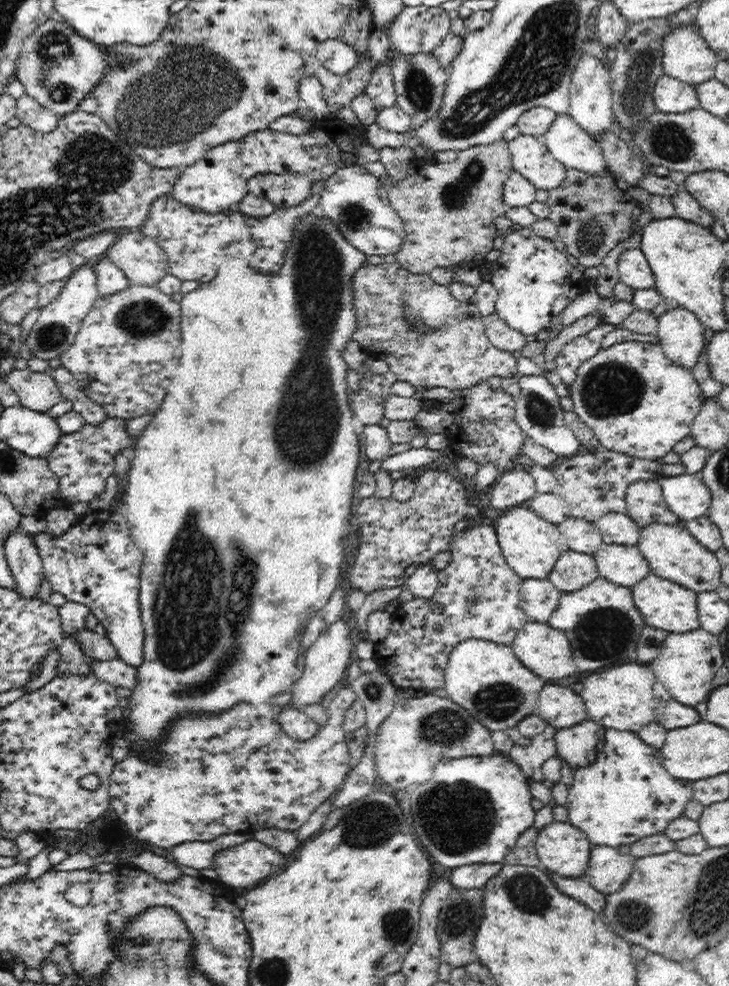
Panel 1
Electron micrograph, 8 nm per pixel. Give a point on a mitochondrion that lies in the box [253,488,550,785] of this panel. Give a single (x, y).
(444, 727)

